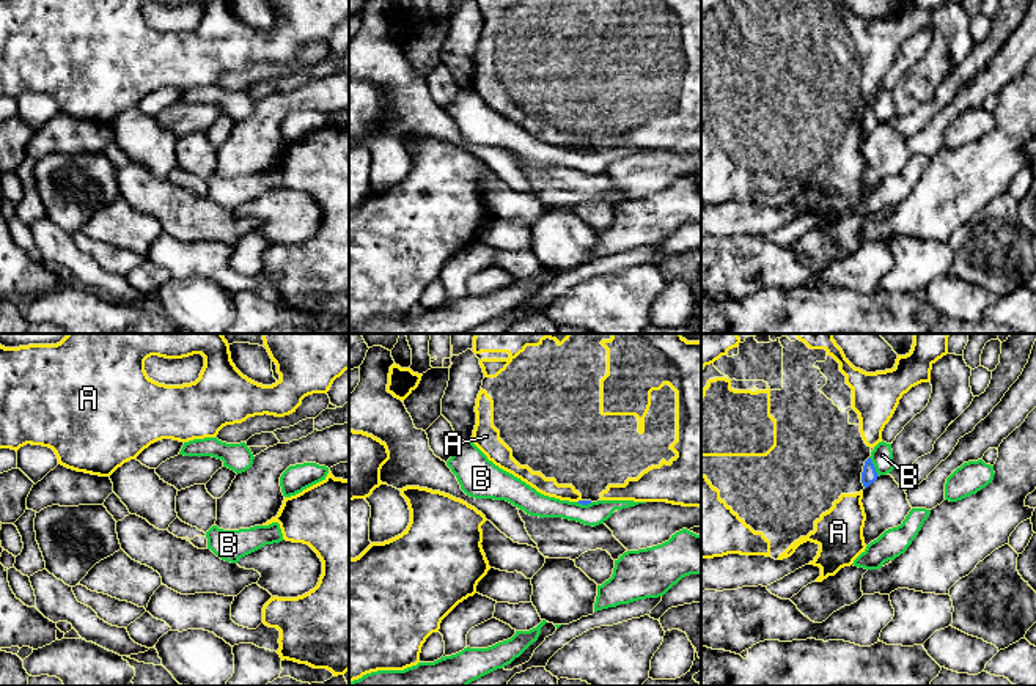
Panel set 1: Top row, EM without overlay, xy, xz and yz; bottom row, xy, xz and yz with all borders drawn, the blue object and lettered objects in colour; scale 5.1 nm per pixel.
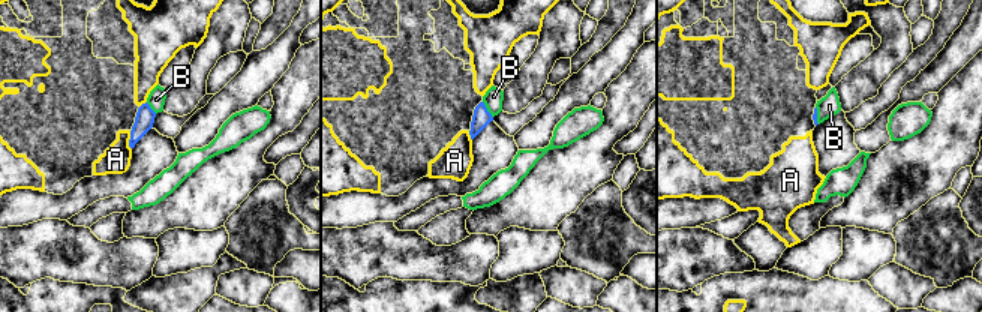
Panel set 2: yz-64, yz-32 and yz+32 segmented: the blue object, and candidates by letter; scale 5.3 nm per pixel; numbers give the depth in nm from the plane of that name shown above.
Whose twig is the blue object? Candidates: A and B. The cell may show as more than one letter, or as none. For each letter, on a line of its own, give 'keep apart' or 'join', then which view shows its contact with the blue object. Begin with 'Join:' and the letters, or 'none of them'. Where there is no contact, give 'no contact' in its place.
Join: B
A: keep apart; meets blue in xz
B: join; meets blue in yz

